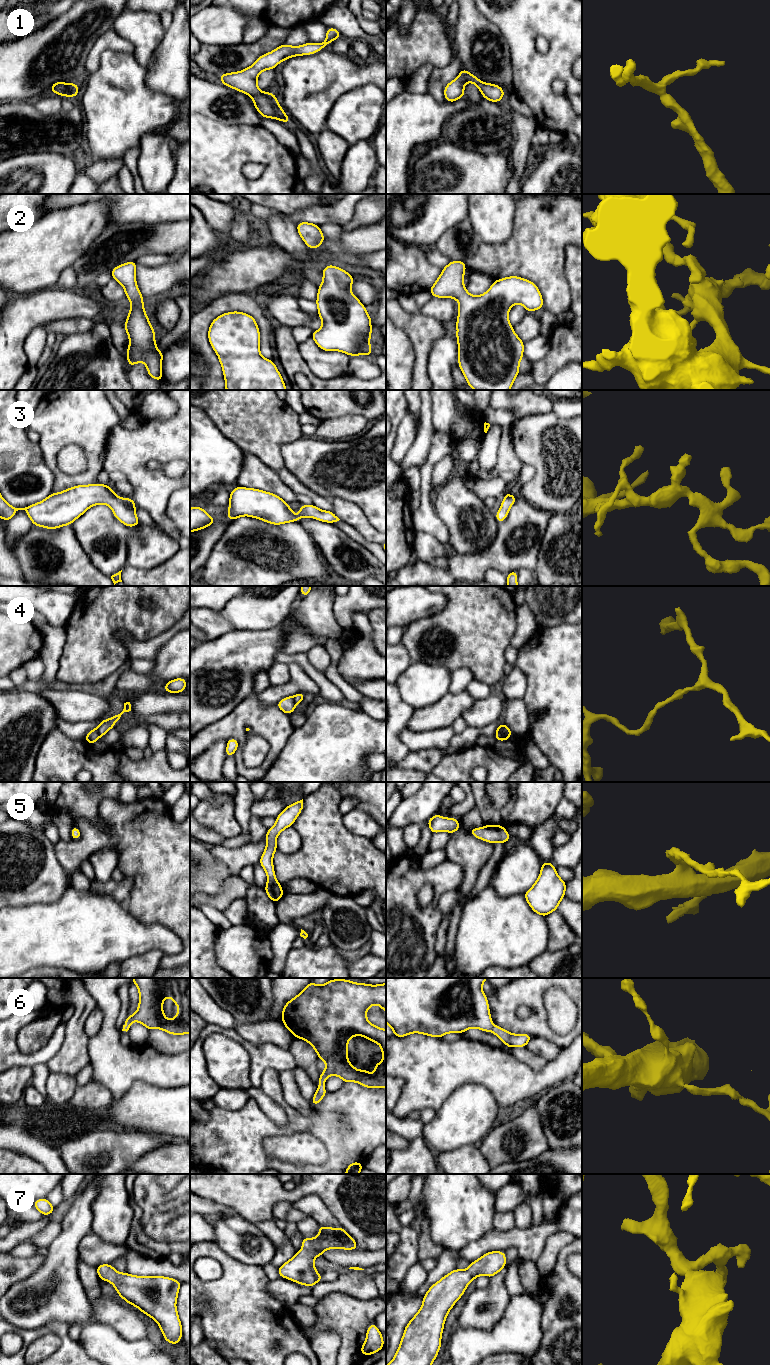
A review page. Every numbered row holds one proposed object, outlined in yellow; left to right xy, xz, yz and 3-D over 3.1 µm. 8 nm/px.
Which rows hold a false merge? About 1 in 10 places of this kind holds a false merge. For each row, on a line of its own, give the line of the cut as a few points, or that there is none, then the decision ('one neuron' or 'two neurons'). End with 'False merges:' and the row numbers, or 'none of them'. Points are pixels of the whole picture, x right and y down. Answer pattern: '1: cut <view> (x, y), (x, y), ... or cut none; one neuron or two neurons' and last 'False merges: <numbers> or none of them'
1: cut none; one neuron
2: cut none; one neuron
3: cut none; one neuron
4: cut xz (293, 696), (296, 703); two neurons
5: cut none; one neuron
6: cut none; one neuron
7: cut none; one neuron
False merges: 4

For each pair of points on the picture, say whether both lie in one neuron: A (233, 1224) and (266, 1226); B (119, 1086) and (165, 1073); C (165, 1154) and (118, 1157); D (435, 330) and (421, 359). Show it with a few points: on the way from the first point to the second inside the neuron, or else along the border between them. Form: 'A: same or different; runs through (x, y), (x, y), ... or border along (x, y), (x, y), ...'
A: different; border along (251, 1222), (271, 1242)
B: same; runs through (130, 1075), (132, 1073), (154, 1073)
C: different; border along (163, 1145), (149, 1150), (132, 1163)
D: same; runs through (428, 337), (422, 343), (422, 352)

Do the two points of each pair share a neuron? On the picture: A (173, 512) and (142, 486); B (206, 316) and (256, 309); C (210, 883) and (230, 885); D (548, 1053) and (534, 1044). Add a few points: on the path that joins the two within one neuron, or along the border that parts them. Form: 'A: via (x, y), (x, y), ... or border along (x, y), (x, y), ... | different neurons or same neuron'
A: border along (179, 487), (166, 508), (176, 529) | different neurons
B: via (218, 306), (223, 304), (244, 304) | same neuron
C: border along (232, 875), (225, 879), (217, 894), (200, 893) | different neurons
D: via (545, 1050), (537, 1045) | same neuron

